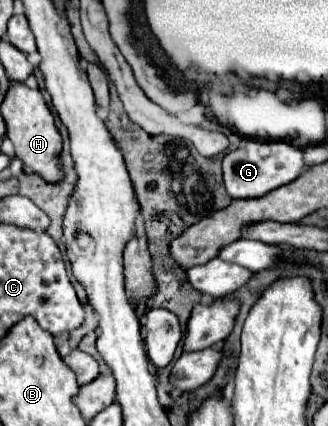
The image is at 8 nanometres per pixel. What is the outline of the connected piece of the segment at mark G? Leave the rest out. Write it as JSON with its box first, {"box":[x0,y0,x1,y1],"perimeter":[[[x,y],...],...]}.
{"box":[222,139,306,199],"perimeter":[[[248,139],[242,143],[240,149],[224,155],[224,161],[222,161],[224,185],[232,199],[252,199],[252,197],[266,195],[276,187],[292,183],[300,175],[304,165],[306,161],[302,157],[302,149],[296,149],[284,141]]]}

